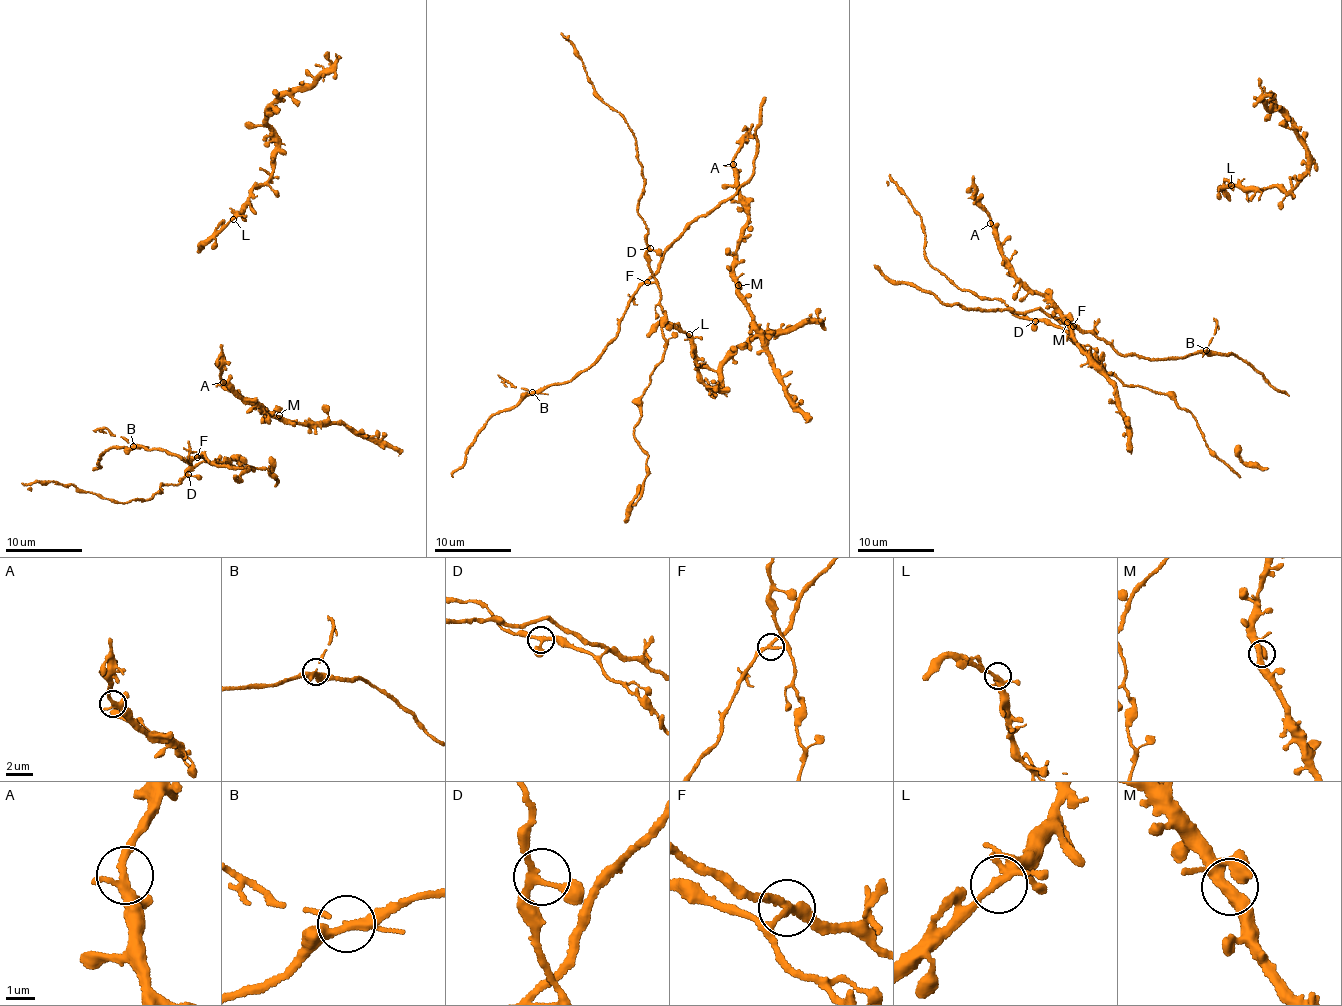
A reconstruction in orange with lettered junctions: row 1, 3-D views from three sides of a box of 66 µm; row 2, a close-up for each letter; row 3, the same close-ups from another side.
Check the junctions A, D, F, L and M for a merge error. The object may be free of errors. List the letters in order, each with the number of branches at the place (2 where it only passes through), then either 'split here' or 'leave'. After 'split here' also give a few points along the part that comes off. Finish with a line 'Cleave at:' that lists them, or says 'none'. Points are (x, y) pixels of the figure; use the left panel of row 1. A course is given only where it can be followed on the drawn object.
A: branches 3; leave
D: branches 3; leave
F: branches 3; split here; course (196, 457), (189, 458), (191, 463), (162, 450), (141, 446), (111, 448), (101, 455), (96, 470)
L: branches 3; leave
M: branches 3; leave
Cleave at: F

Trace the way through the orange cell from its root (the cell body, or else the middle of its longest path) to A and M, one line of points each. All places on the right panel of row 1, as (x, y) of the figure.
A: (1049, 302), (1013, 275), (990, 223)
M: (1049, 302), (1060, 311), (1067, 322)

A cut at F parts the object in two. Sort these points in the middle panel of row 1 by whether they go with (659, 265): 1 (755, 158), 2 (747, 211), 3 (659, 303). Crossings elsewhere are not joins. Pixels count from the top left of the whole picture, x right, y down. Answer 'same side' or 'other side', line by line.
1: same side
2: other side
3: other side

